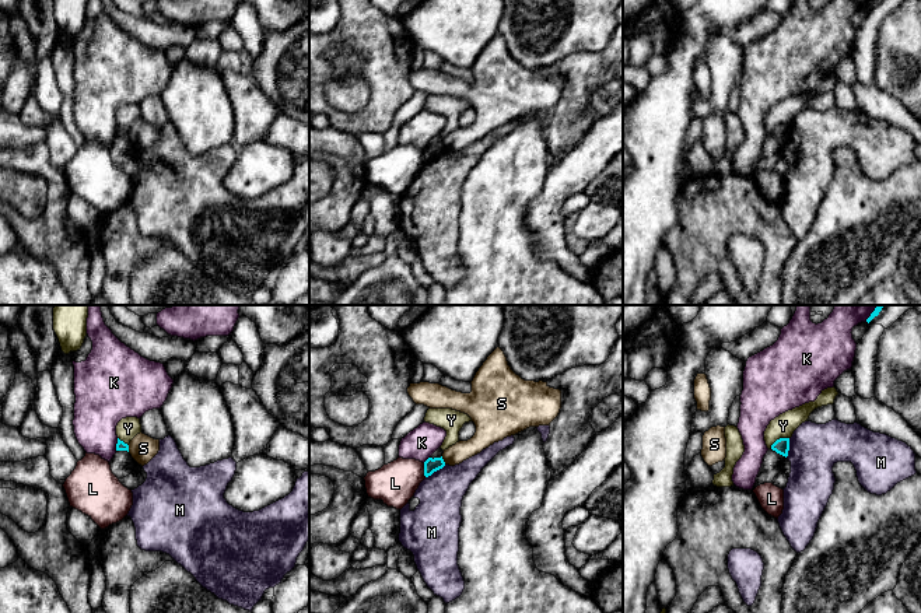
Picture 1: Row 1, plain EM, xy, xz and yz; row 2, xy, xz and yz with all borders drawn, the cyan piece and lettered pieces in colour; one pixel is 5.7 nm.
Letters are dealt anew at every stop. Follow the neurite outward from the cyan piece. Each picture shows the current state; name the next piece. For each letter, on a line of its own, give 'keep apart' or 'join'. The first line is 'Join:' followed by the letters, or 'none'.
Join: none
K: keep apart
L: keep apart
M: keep apart
S: keep apart
Y: keep apart

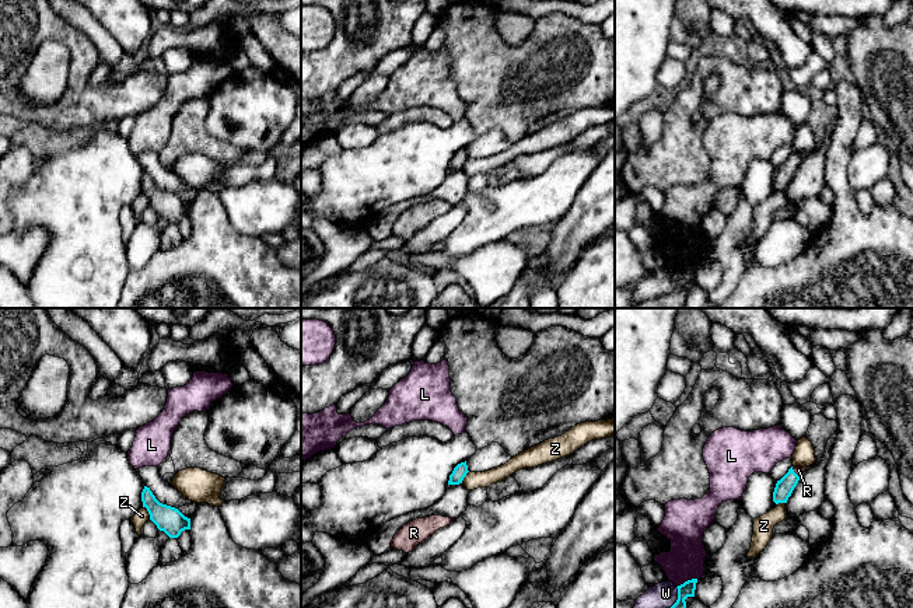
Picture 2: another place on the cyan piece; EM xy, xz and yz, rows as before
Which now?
Join: R
L: keep apart
R: join
W: keep apart
Z: keep apart

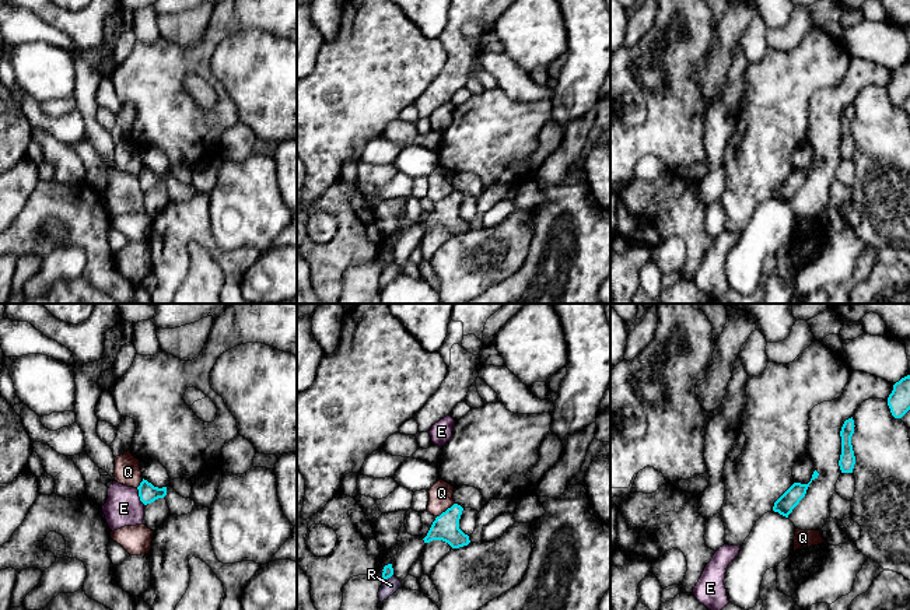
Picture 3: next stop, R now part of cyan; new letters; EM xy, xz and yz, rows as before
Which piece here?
Join: none
E: keep apart
Q: keep apart
R: keep apart

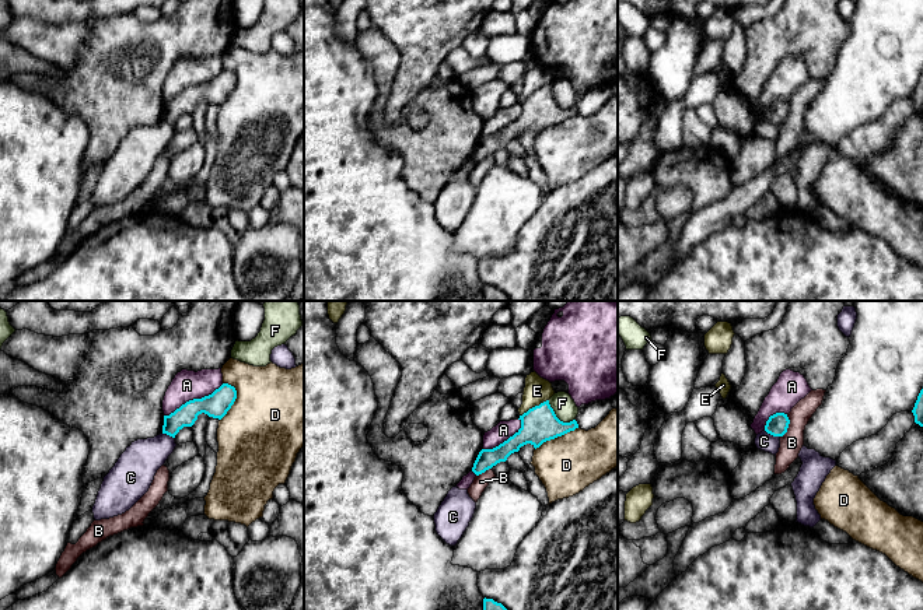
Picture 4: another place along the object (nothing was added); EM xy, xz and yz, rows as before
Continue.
Join: none
A: keep apart
B: keep apart
C: keep apart
D: keep apart
E: keep apart
F: keep apart

